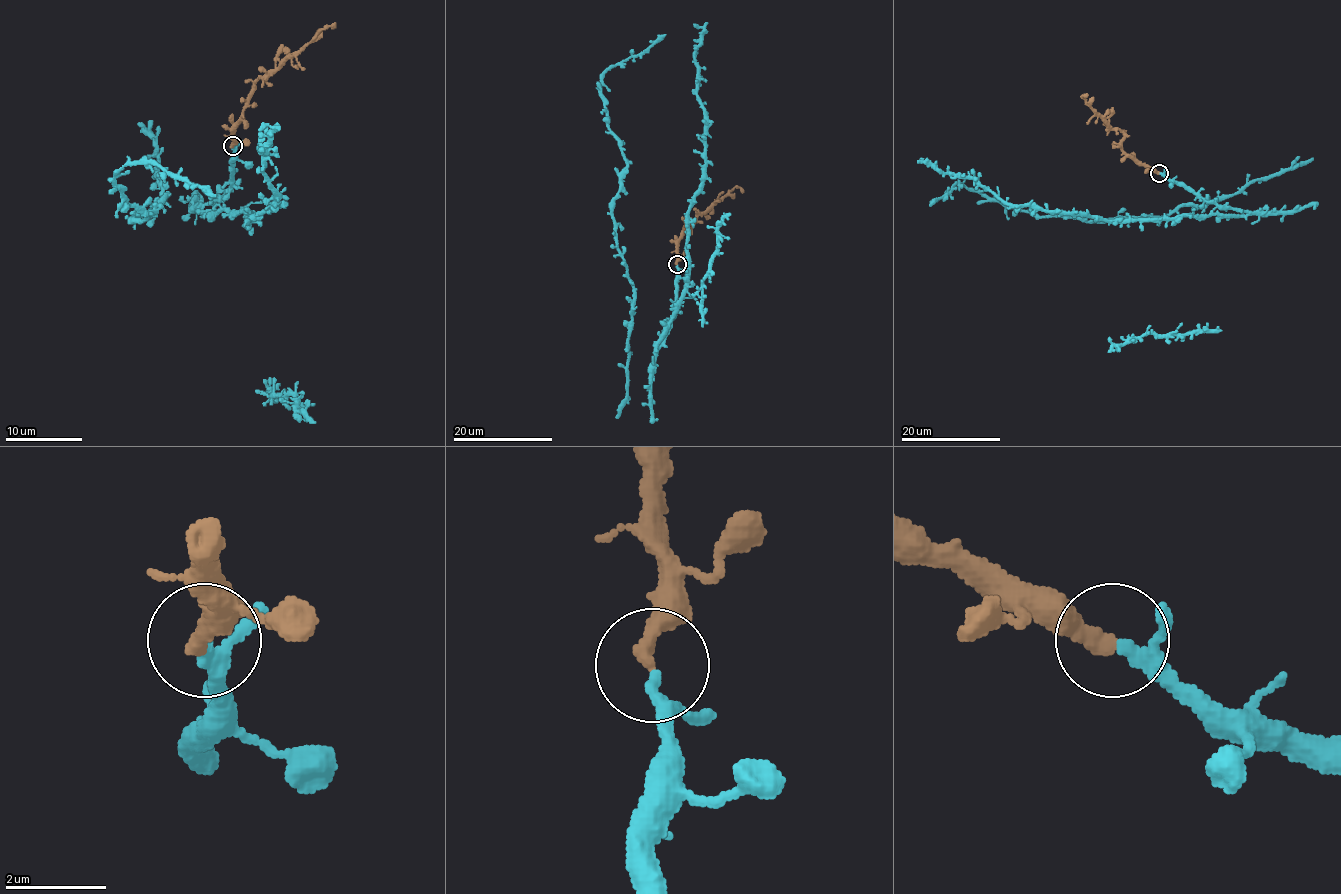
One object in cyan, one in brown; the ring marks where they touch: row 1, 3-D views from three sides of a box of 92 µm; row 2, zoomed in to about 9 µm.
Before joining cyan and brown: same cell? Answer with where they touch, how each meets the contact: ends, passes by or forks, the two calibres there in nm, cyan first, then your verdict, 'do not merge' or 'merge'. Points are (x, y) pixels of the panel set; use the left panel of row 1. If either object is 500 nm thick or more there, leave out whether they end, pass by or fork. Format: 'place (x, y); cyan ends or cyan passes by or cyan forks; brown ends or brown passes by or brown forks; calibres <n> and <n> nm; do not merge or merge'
place (233, 145); cyan passes by; brown ends; calibres 220 and 360 nm; merge

